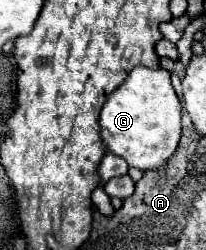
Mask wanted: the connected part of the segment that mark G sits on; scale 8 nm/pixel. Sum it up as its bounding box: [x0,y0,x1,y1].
[101,66,181,170]

